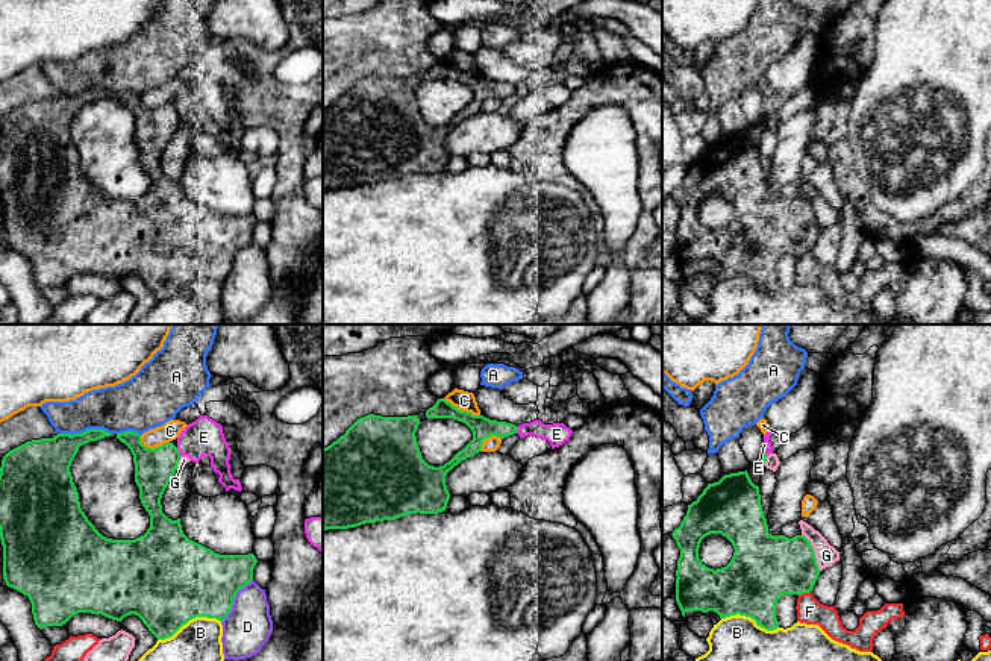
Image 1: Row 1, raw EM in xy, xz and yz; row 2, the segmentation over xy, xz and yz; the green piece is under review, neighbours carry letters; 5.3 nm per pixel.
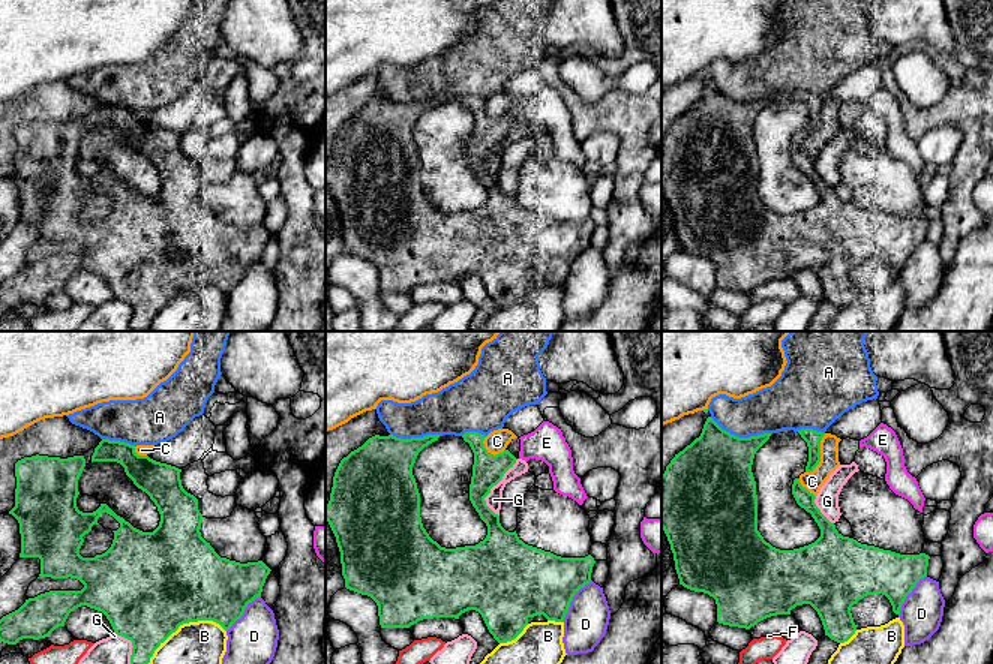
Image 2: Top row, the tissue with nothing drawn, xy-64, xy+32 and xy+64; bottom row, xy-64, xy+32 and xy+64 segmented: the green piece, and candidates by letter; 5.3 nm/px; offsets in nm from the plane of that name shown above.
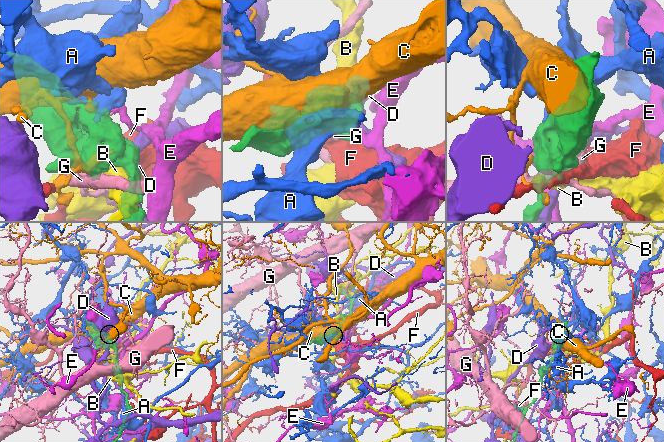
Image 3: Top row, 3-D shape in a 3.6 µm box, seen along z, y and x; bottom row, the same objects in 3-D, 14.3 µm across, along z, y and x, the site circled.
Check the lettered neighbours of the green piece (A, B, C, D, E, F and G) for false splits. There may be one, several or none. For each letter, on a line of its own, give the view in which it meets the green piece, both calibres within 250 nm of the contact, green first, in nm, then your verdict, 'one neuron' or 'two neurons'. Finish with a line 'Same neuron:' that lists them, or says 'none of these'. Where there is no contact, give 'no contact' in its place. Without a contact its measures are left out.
A: contact in xy; calibres 240 and 260 nm; two neurons
B: contact in xy; calibres 500 and 220 nm; two neurons
C: contact in xz; calibres 120 and 110 nm; two neurons
D: contact in xy; calibres 380 and 240 nm; two neurons
E: contact in xy; calibres 200 and 200 nm; two neurons
F: contact in yz; calibres 360 and 140 nm; two neurons
G: contact in yz; calibres 320 and 120 nm; two neurons
Same neuron: none of these

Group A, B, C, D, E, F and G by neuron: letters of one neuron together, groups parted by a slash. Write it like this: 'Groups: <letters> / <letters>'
Groups: A / B / C / D / E / F / G

